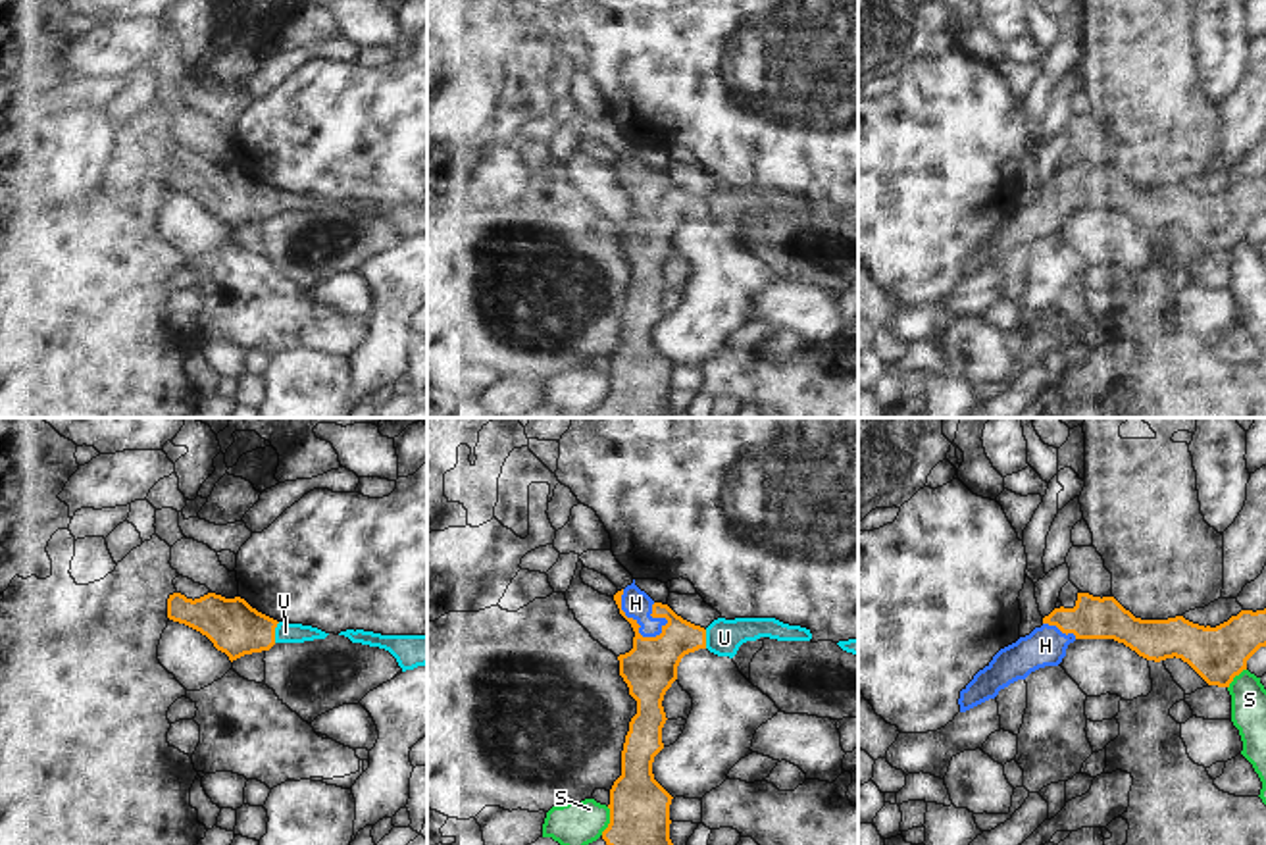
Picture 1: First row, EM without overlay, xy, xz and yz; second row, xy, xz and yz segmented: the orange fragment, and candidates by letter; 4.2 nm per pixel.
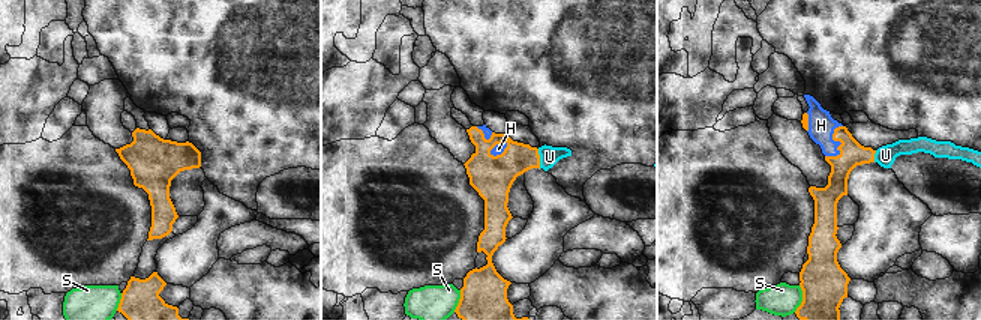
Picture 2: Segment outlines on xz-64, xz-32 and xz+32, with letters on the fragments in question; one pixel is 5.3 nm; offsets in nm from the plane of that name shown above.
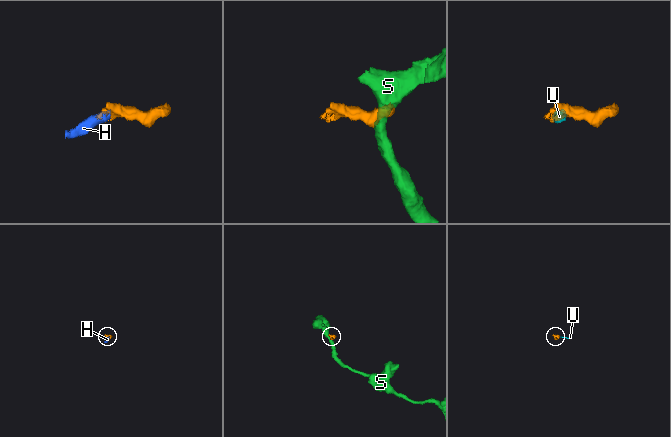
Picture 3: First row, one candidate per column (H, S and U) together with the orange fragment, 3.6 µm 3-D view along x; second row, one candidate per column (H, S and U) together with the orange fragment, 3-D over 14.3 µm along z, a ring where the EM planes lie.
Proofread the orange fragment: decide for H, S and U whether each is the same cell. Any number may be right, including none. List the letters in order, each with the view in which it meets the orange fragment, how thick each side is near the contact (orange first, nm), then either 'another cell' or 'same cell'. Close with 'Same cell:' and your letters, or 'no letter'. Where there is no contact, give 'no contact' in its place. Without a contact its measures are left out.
H: xz | 220/120 nm | same cell
S: yz | 220/140 nm | another cell
U: xy | 220/80 nm | same cell
Same cell: H, U

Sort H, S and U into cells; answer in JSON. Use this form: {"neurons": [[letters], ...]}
{"neurons": [["H", "U"], ["S"]]}

